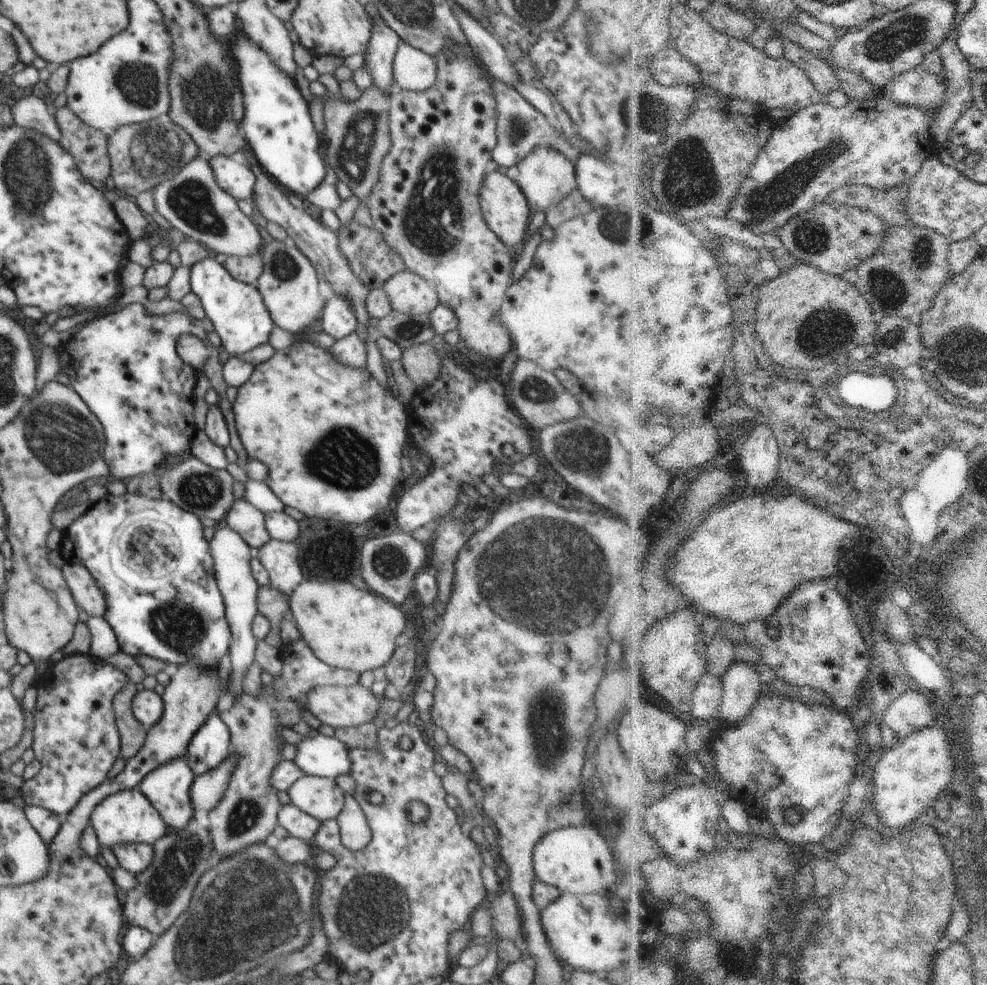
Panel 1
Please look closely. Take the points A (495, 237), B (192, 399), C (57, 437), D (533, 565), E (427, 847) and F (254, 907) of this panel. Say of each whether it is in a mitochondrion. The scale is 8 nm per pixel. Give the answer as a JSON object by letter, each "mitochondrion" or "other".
{"A":"other","B":"other","C":"mitochondrion","D":"mitochondrion","E":"other","F":"mitochondrion"}

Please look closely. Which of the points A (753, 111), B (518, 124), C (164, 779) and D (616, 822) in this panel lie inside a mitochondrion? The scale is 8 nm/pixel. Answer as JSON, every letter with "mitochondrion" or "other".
{"A":"other","B":"mitochondrion","C":"other","D":"other"}

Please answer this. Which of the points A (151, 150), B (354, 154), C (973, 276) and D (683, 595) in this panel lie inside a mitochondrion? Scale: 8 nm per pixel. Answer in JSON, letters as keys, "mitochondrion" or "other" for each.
{"A":"mitochondrion","B":"mitochondrion","C":"other","D":"other"}

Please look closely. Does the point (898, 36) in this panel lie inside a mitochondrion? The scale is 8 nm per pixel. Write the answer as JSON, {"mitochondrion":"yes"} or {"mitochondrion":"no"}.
{"mitochondrion":"yes"}

